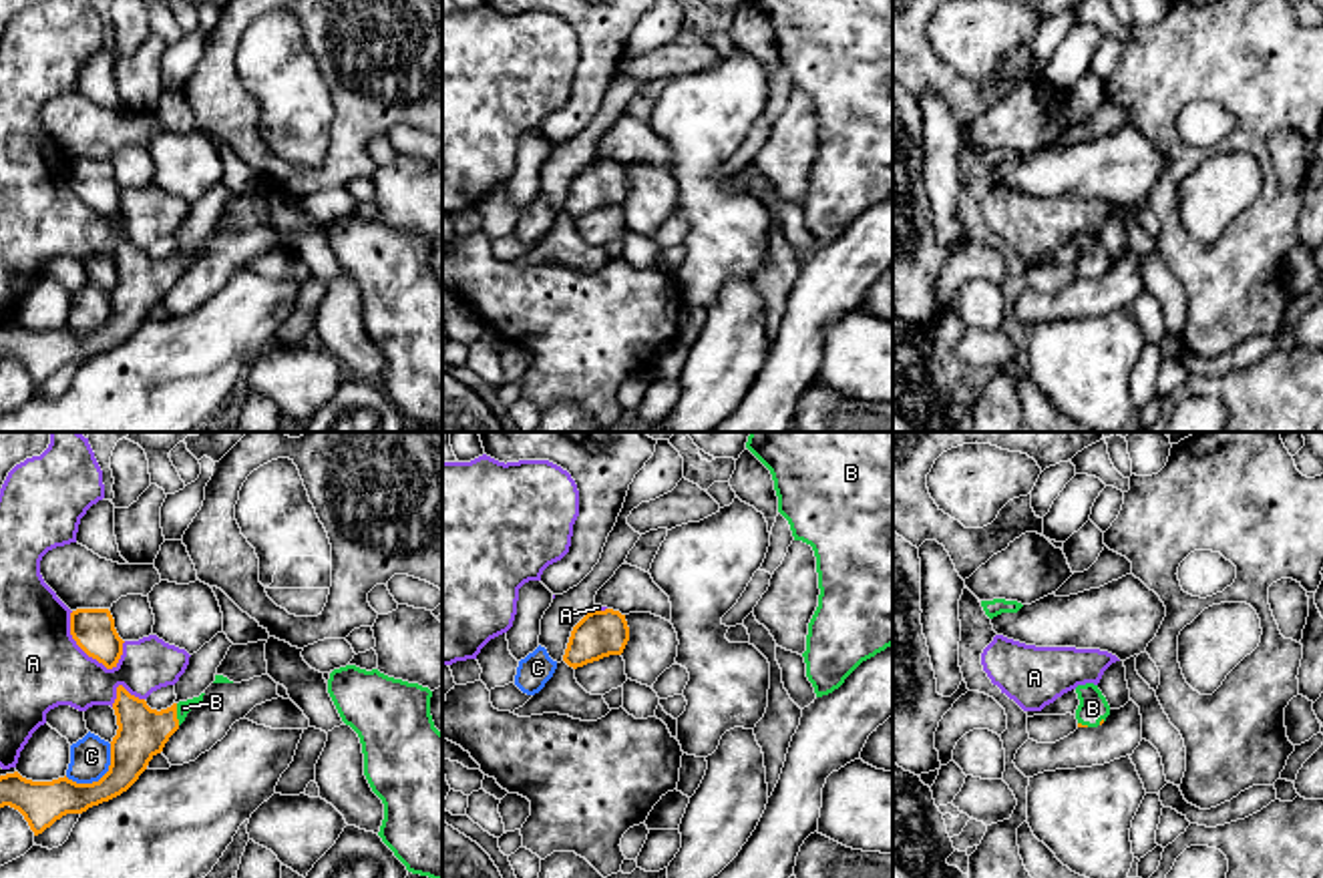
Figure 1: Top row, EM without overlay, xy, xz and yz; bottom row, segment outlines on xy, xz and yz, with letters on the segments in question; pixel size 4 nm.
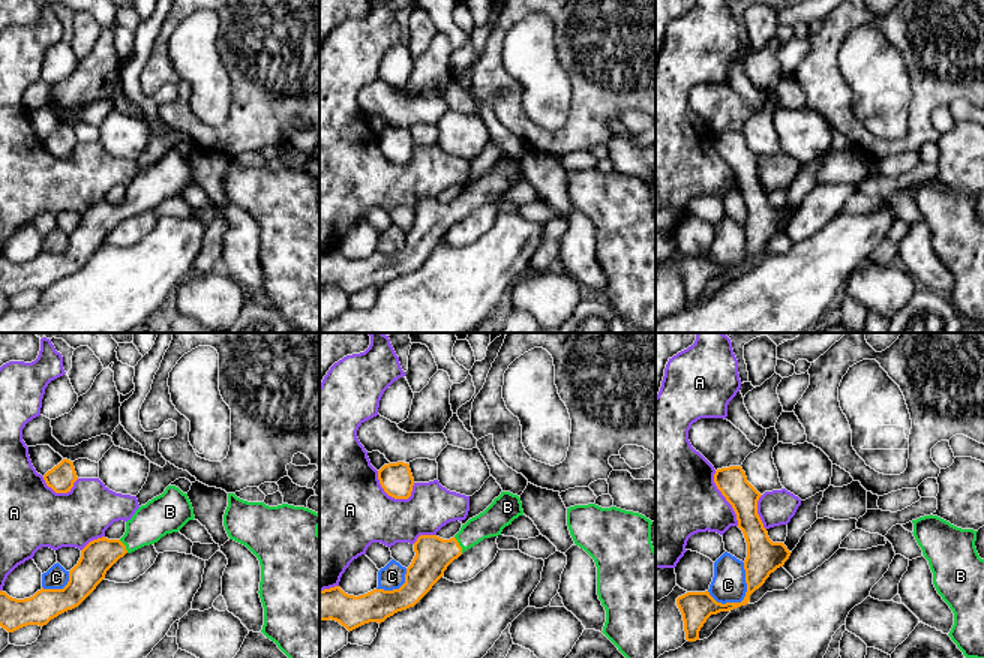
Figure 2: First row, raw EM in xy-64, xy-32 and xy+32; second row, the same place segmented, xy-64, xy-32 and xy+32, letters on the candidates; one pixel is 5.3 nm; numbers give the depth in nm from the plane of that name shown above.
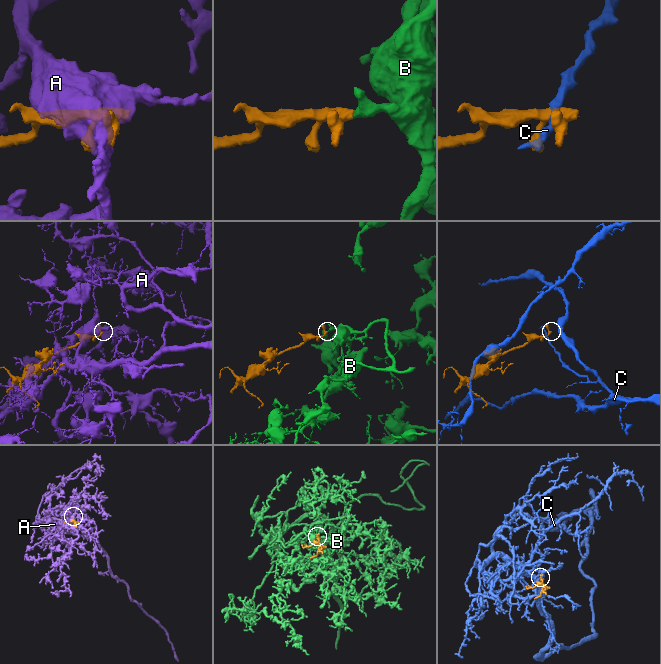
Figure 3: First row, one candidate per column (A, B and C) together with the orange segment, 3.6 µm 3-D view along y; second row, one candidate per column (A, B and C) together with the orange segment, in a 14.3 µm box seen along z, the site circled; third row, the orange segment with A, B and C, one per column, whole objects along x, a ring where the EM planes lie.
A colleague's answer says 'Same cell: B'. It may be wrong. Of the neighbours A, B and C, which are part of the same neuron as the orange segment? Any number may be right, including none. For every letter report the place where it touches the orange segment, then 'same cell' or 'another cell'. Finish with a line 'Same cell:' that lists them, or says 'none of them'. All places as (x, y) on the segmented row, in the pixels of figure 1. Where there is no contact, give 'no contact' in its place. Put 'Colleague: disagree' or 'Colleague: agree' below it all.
A: xy (81, 647) | another cell
B: xy (175, 714) | same cell
C: xy (101, 778) | another cell
Same cell: B
Colleague: agree

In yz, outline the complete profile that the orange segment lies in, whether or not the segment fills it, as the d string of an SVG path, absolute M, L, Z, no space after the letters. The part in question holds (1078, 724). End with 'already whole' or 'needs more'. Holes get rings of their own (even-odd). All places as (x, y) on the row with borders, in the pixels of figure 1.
M1086 683L1076 687L1080 705L1076 709L1078 727L1098 727L1110 715L1110 705L1098 685Z | needs more

